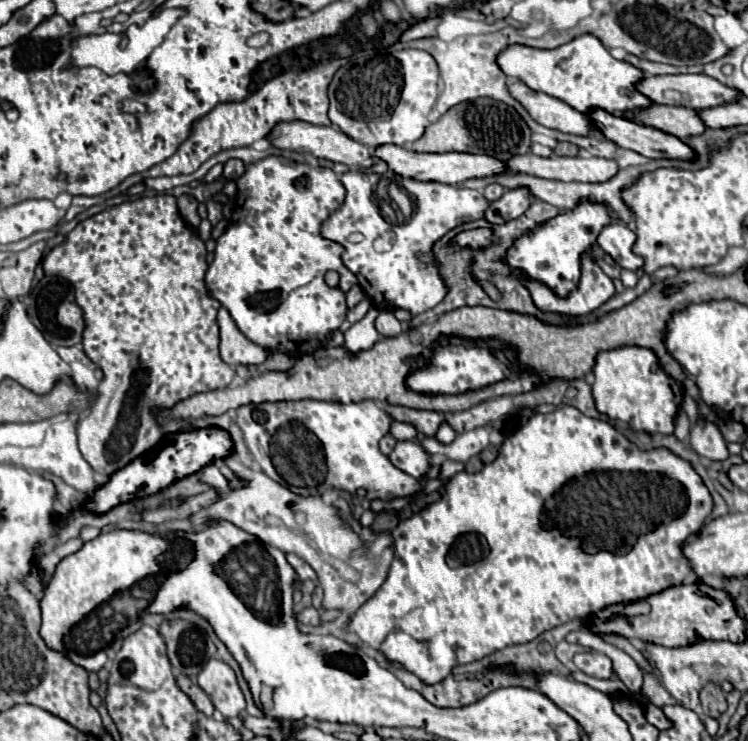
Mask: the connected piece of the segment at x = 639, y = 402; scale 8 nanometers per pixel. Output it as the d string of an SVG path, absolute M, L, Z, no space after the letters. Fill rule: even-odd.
M620 346L614 350L598 352L592 372L596 376L592 394L596 408L602 414L628 422L634 430L660 434L674 432L674 420L682 402L682 386L664 372L658 356L650 348Z

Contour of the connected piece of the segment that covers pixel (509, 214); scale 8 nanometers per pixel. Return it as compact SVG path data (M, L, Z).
M526 188L504 190L504 194L498 200L490 202L484 216L490 224L504 224L508 220L522 216L528 210L530 202L532 202L532 196L530 192L526 192Z

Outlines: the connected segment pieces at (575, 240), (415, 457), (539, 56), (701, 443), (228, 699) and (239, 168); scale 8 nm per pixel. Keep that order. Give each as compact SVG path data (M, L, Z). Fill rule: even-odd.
M580 202L576 210L564 212L534 230L522 234L514 240L514 244L506 252L506 262L510 268L522 268L530 278L544 282L550 286L558 296L566 296L578 286L580 280L580 256L590 250L596 242L600 230L610 224L612 218L604 204L594 202Z
M396 442L394 450L388 454L388 458L396 468L404 470L406 474L410 474L418 480L430 468L430 456L422 450L422 446L418 442Z
M590 34L578 36L578 38L570 40L570 44L562 44L558 48L552 48L552 50L538 50L538 48L530 48L530 46L522 46L522 44L510 44L510 48L504 48L498 54L498 66L502 68L502 72L506 76L518 78L526 86L530 86L532 90L540 90L552 98L558 98L582 114L590 112L592 108L602 108L610 114L620 114L624 110L646 108L652 104L644 94L640 94L636 90L636 84L642 80L644 74L638 68L634 68L632 64L612 58L610 52L604 48L604 44L596 36L590 36Z
M698 418L698 422L690 430L690 446L708 460L726 460L728 458L728 448L726 440L722 438L722 432L718 430L716 424Z
M212 658L202 668L202 672L198 674L198 686L210 696L216 710L226 718L238 716L246 708L246 700L236 684L234 670L222 660Z
M232 158L232 160L228 160L228 162L224 164L224 178L228 178L228 180L238 180L242 174L244 174L244 162L242 162L242 160Z

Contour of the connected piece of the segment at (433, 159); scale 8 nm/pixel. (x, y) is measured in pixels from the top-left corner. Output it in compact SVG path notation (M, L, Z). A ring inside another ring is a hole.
M382 144L382 148L372 150L378 160L384 160L388 168L404 178L414 178L414 180L434 180L434 182L444 182L444 184L460 184L468 178L482 178L482 176L492 176L498 172L504 172L506 166L490 156L476 156L476 154L458 154L458 152L446 152L446 154L418 154L412 150L406 150L402 146L394 144Z

